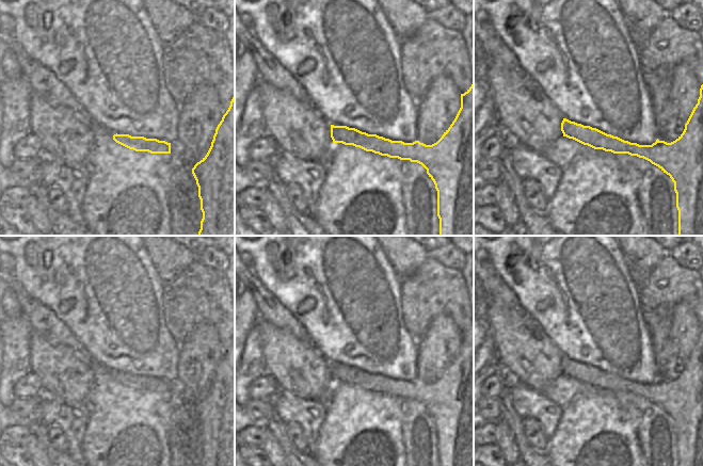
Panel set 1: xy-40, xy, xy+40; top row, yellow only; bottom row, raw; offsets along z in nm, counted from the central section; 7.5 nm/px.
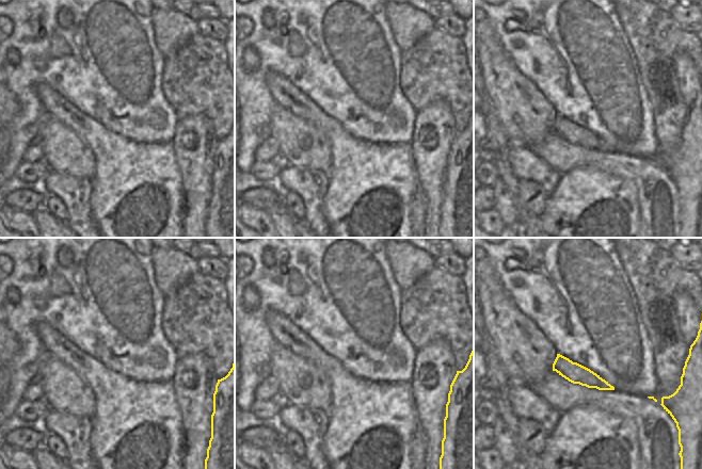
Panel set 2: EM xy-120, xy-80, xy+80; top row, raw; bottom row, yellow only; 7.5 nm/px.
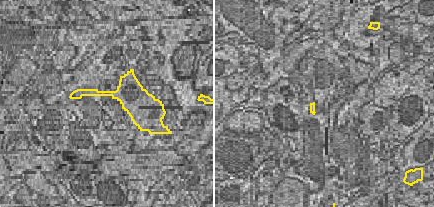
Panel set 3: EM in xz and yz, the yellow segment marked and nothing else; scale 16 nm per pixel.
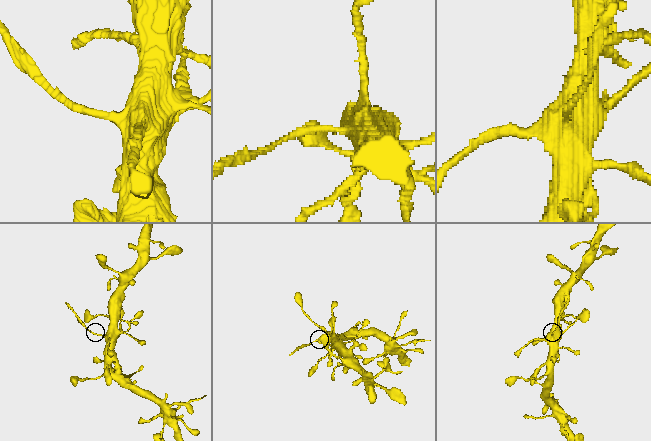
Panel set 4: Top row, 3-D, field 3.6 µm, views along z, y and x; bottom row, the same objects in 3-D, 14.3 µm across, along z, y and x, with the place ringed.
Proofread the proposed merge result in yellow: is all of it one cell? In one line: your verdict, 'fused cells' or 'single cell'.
fused cells

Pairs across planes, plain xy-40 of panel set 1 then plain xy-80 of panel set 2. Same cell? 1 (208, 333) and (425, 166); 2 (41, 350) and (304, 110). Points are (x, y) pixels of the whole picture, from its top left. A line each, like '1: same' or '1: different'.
1: same
2: different

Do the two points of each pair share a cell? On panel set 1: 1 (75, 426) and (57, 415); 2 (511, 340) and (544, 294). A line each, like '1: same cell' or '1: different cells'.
1: same cell
2: different cells

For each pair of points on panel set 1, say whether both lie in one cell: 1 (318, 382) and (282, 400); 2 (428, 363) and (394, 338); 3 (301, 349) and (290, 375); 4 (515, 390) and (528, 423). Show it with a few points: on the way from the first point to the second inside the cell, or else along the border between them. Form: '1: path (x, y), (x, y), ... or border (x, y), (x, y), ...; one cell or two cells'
1: border (280, 389), (290, 391), (300, 398), (318, 400); two cells
2: border (418, 341), (415, 379); two cells
3: path (301, 355), (301, 362), (297, 369); one cell
4: border (523, 417), (532, 417), (541, 426), (545, 434); two cells

